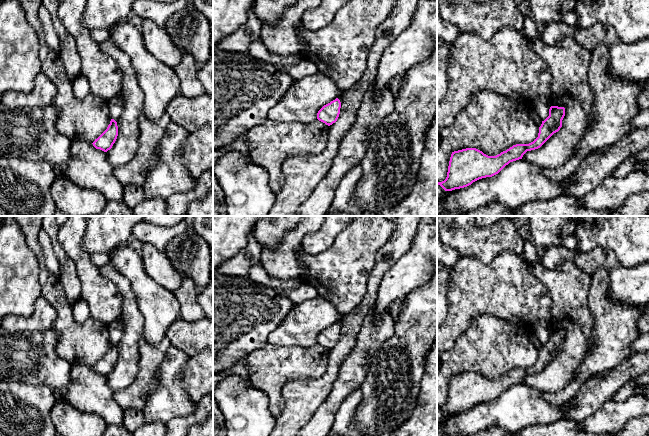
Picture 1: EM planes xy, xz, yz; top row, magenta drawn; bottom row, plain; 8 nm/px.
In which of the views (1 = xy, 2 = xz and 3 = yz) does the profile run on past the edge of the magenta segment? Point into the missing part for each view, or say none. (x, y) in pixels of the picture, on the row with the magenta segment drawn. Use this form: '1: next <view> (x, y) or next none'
1: next none
2: next none
3: next none

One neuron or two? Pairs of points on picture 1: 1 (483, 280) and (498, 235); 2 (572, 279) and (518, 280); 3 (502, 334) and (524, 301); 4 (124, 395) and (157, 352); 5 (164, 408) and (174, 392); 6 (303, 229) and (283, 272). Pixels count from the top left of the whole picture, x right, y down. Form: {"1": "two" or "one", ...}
{"1": "two", "2": "two", "3": "two", "4": "one", "5": "one", "6": "one"}

